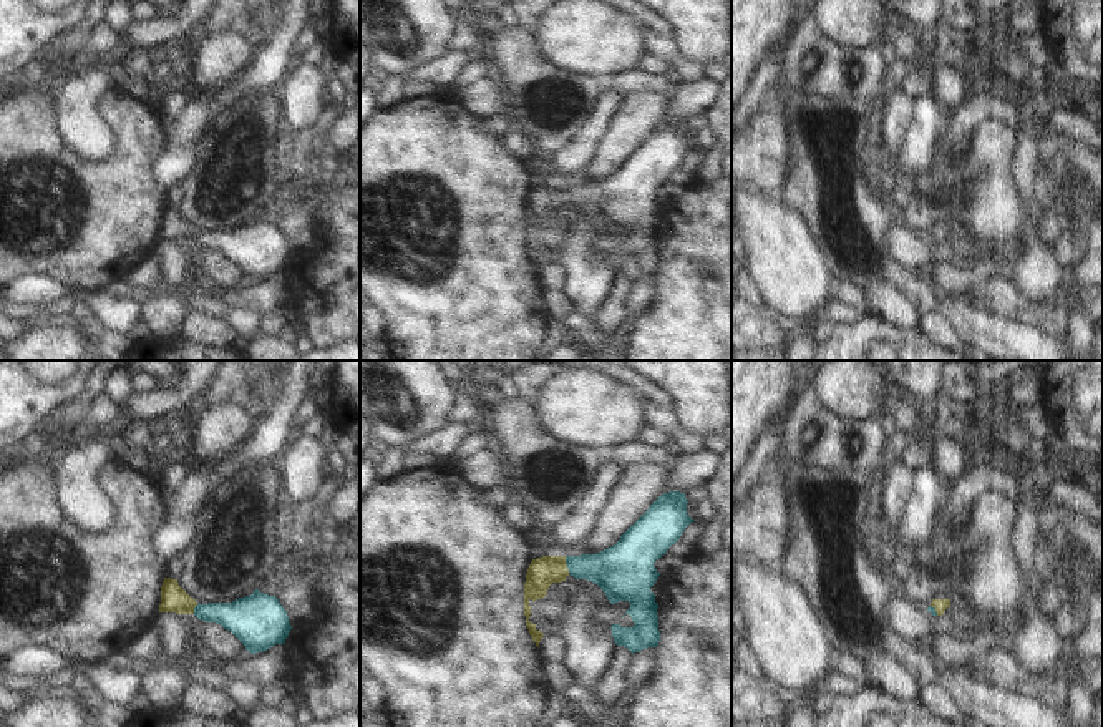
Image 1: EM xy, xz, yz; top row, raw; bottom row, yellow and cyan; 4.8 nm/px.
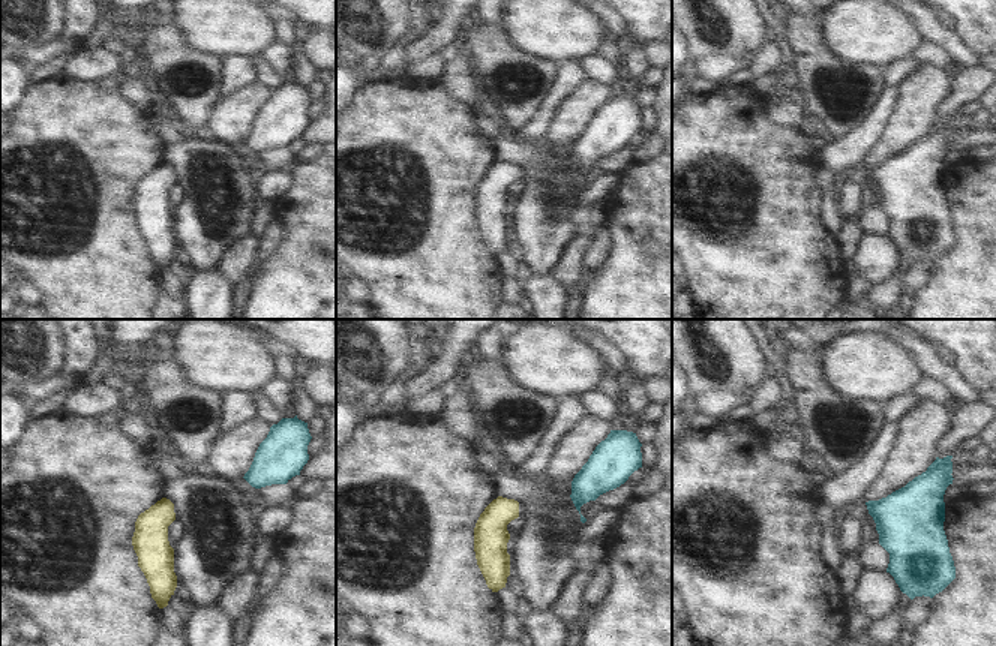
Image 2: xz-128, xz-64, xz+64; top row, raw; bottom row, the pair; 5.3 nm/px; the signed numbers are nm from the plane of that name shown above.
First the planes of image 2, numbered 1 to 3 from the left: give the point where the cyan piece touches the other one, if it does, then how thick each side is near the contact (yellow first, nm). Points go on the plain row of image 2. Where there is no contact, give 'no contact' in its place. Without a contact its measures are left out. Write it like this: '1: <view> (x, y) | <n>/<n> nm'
1: no contact
2: no contact
3: no contact

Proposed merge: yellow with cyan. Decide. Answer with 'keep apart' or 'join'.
join

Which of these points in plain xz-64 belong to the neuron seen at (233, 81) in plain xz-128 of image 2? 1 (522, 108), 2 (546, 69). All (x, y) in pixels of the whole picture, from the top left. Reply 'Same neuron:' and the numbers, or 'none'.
Same neuron: none

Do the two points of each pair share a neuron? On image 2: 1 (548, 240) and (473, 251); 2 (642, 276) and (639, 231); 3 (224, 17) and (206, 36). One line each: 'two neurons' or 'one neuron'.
1: two neurons
2: one neuron
3: one neuron

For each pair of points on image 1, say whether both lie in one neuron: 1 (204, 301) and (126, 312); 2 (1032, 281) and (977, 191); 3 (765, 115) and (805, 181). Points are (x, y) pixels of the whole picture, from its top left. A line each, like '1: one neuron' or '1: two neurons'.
1: two neurons
2: one neuron
3: two neurons

